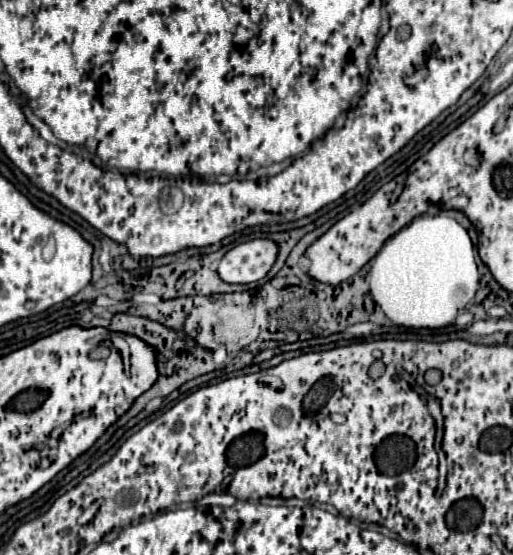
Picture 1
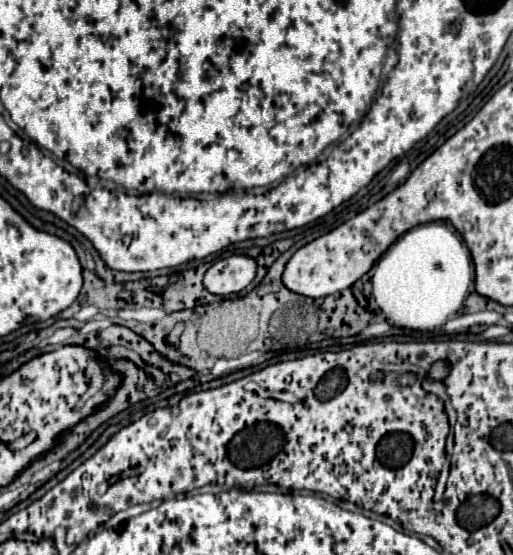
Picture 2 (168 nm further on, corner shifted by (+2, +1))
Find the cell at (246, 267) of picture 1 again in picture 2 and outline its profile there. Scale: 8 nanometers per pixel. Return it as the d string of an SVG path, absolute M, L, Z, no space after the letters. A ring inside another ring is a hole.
M245 255L219 259L205 273L203 285L213 295L231 295L243 291L255 277L257 263Z

